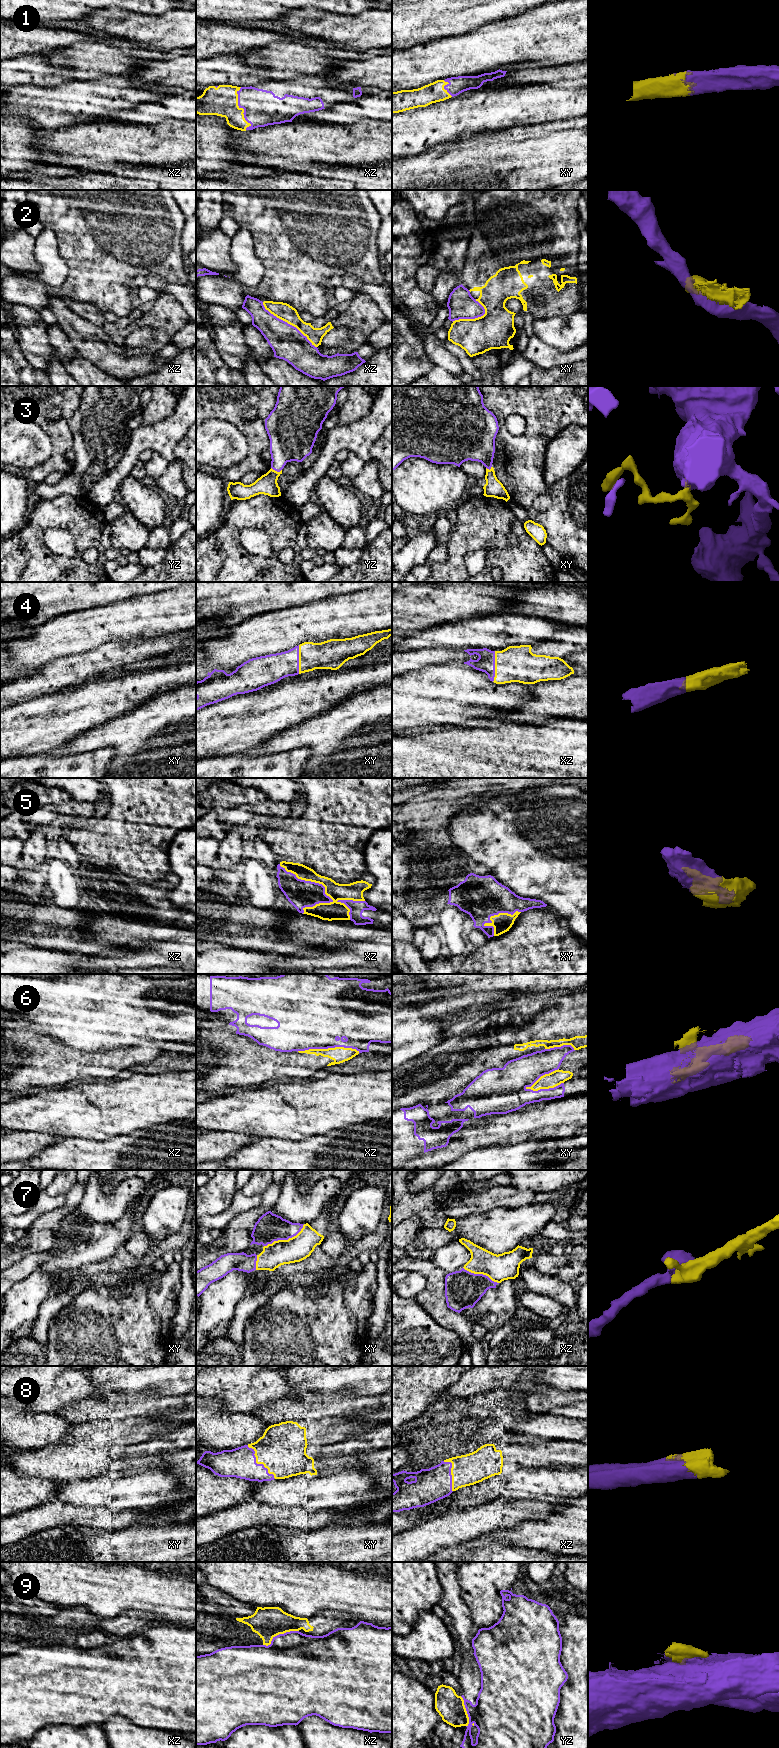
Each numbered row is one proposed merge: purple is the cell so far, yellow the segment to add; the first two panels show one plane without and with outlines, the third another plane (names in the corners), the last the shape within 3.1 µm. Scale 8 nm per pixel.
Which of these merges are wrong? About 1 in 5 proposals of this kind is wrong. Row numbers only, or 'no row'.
2, 6, 9

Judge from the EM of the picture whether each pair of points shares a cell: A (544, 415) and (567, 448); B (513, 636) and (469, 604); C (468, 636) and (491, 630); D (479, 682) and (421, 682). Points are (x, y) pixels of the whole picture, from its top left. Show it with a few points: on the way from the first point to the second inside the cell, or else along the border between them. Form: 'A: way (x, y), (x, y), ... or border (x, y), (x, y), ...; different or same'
A: border (577, 424), (563, 428), (549, 442), (544, 454); different
B: border (501, 613), (477, 615), (463, 619); different
C: way (474, 633), (485, 632); same
D: way (465, 684), (435, 684); same

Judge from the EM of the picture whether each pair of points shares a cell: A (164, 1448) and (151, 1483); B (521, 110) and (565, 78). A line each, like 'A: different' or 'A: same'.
A: different
B: different

